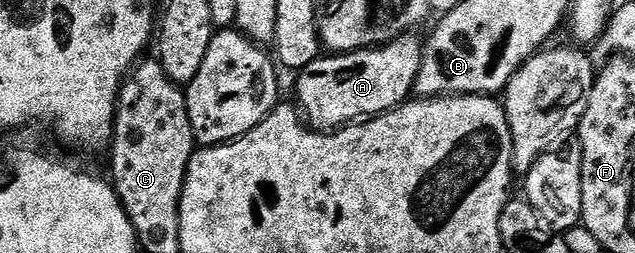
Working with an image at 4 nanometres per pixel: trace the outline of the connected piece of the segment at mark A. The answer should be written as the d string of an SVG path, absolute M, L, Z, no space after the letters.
M406 35L395 38L387 45L378 45L375 49L319 55L296 74L296 104L304 120L318 131L336 131L358 119L388 113L390 109L405 104L410 100L413 84L419 75L422 48L422 38Z

